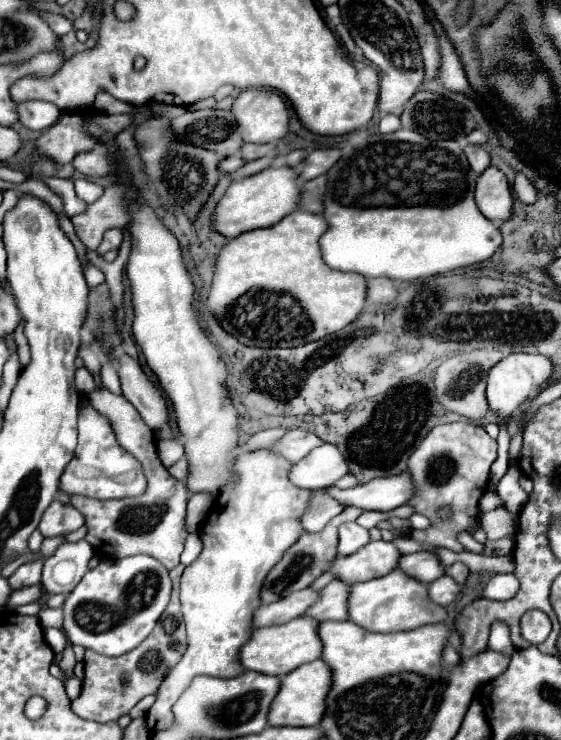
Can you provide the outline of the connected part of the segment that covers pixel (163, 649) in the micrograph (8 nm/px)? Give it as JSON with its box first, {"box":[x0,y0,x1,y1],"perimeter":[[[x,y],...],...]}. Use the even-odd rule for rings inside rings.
{"box":[72,566,186,722],"perimeter":[[[176,566],[176,570],[170,570],[172,578],[172,598],[164,614],[160,616],[156,628],[144,640],[138,648],[124,656],[102,656],[92,650],[86,650],[84,656],[84,680],[82,680],[82,692],[76,700],[72,700],[72,712],[84,720],[94,722],[114,722],[120,716],[128,714],[144,696],[156,694],[158,686],[170,672],[170,668],[182,658],[186,652],[186,628],[180,612],[180,600],[178,600],[178,588],[180,588],[180,574],[184,566]]]}

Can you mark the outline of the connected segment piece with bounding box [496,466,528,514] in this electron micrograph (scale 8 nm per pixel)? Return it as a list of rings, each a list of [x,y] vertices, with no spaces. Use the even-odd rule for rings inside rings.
[[[510,466],[508,472],[504,474],[504,478],[498,482],[498,492],[502,496],[502,500],[506,502],[506,510],[512,514],[518,514],[520,508],[528,502],[528,494],[520,488],[518,478],[522,476],[522,472],[516,466]]]

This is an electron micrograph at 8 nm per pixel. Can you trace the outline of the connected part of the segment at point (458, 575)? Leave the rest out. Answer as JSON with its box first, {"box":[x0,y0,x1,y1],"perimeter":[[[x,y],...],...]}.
{"box":[446,562,470,584],"perimeter":[[[456,562],[456,564],[452,564],[452,566],[448,566],[448,568],[446,568],[446,574],[448,574],[448,576],[452,576],[458,584],[464,584],[464,582],[466,582],[466,578],[468,578],[468,574],[470,574],[470,570],[468,570],[468,566],[466,566],[466,564]]]}

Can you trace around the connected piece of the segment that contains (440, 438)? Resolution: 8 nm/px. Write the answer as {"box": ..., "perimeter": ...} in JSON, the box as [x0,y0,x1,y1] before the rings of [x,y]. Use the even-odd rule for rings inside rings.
{"box":[408,422,496,552],"perimeter":[[[450,422],[432,428],[424,442],[408,458],[408,474],[412,476],[416,486],[416,494],[408,500],[408,504],[414,508],[414,512],[424,514],[432,522],[428,530],[412,532],[412,538],[420,542],[442,542],[440,546],[462,552],[458,534],[480,524],[482,512],[478,502],[488,488],[490,466],[494,460],[496,444],[492,444],[492,438],[482,426],[470,422]],[[442,506],[448,506],[452,510],[452,516],[446,522],[436,516],[438,508]]]}

